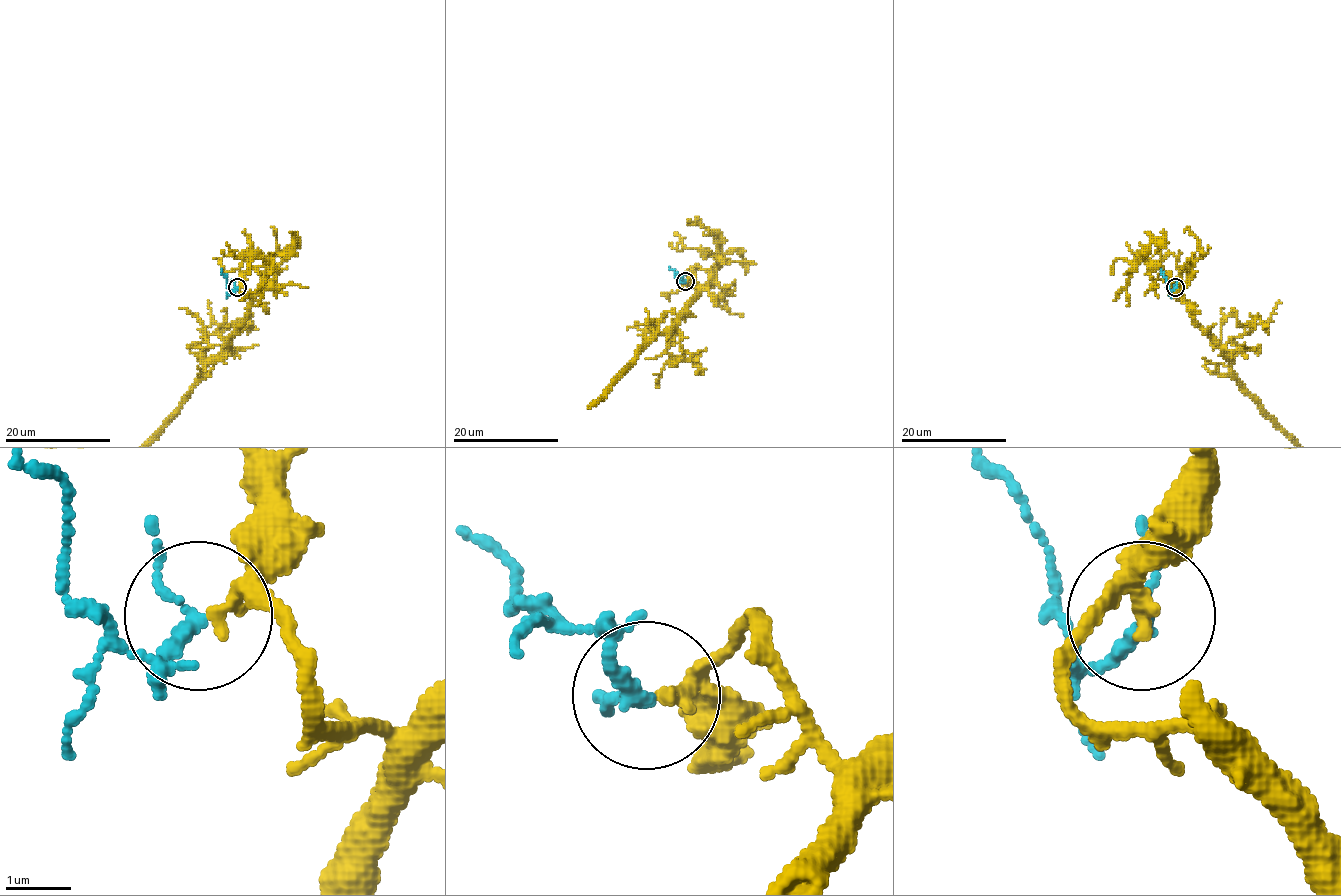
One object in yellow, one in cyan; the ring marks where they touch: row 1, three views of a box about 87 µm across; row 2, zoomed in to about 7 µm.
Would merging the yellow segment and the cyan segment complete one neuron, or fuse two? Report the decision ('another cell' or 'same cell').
another cell

